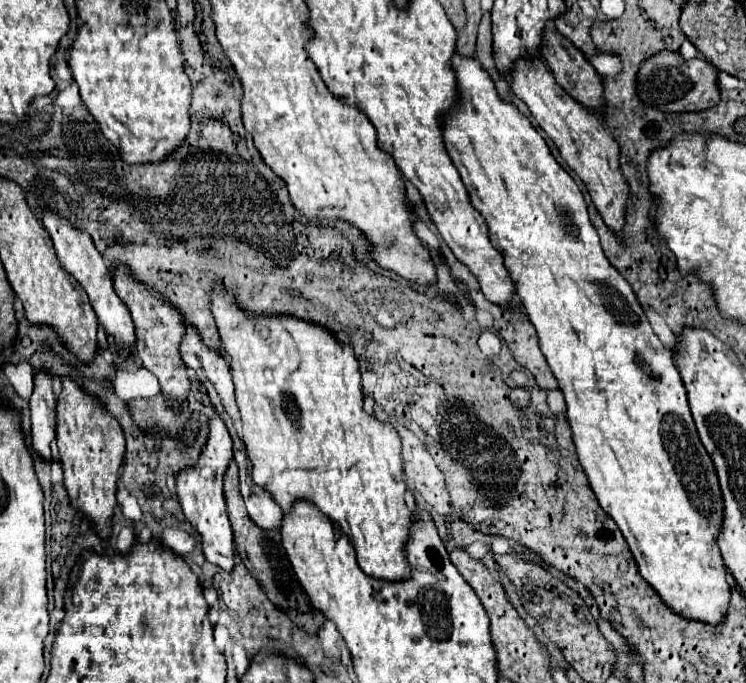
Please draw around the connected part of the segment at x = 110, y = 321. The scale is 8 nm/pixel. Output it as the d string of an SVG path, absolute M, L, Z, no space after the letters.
M44 209L42 211L42 223L44 227L48 229L52 241L54 241L54 249L56 249L56 255L58 255L58 261L62 263L62 267L76 277L76 281L84 287L84 291L88 293L90 297L90 303L96 311L96 317L100 321L100 325L104 327L104 331L108 335L114 337L114 341L118 343L122 355L130 353L130 341L134 341L134 325L132 325L132 317L130 317L130 311L126 309L124 301L116 295L114 291L114 283L112 283L112 275L110 275L110 267L106 265L104 257L98 253L98 249L94 247L94 241L92 237L72 225L64 215L60 215L60 211L56 209Z

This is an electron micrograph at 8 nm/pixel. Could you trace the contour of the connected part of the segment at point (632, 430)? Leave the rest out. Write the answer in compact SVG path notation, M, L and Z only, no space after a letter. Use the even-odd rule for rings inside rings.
M454 53L452 57L452 67L456 71L456 103L450 107L450 111L446 111L440 119L440 127L442 127L442 137L444 137L444 145L446 151L454 163L454 167L458 169L464 187L468 191L468 197L474 205L474 209L484 217L486 225L488 225L488 235L492 245L502 253L504 257L504 267L510 273L510 279L514 279L516 285L516 297L522 303L522 309L528 315L528 321L532 323L532 327L536 329L538 341L540 341L540 349L542 355L546 357L554 377L558 379L558 387L564 393L566 399L566 417L568 417L568 425L572 431L572 441L576 445L576 453L578 459L590 479L590 487L594 489L598 503L602 509L606 509L606 513L616 521L616 525L620 527L620 531L624 533L628 547L638 563L638 571L640 575L658 591L658 595L662 597L662 601L666 601L666 605L676 611L678 615L686 617L686 619L698 619L698 621L706 621L706 623L718 623L724 619L726 615L726 607L730 601L730 585L726 583L726 573L724 573L724 561L720 555L720 549L714 541L714 537L720 531L722 525L722 495L720 495L720 487L718 487L718 477L712 465L712 459L708 457L706 449L702 447L692 415L690 415L690 407L686 401L686 389L682 385L680 373L676 371L674 363L672 363L672 351L666 349L660 339L656 337L656 333L652 331L648 319L644 317L640 303L632 291L632 287L628 285L628 281L610 265L610 261L606 259L600 241L598 241L598 233L592 227L590 219L588 219L588 211L586 211L586 203L582 197L582 191L578 189L578 185L574 183L574 179L558 165L558 161L552 157L546 141L542 139L542 135L532 127L532 123L528 121L526 115L522 115L516 105L504 101L498 91L496 85L490 77L490 73L480 65L478 59L474 57L464 57Z

